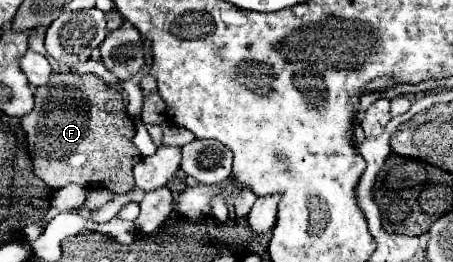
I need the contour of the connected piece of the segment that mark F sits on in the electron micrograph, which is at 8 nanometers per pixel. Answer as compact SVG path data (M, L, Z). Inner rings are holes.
M74 72L52 74L46 86L36 88L36 104L30 114L20 120L26 132L28 152L32 152L32 170L52 190L64 188L66 184L78 184L82 188L104 186L116 194L126 194L134 188L132 168L140 162L140 152L134 146L134 122L128 118L122 96L116 88L106 84L94 74L78 76Z

